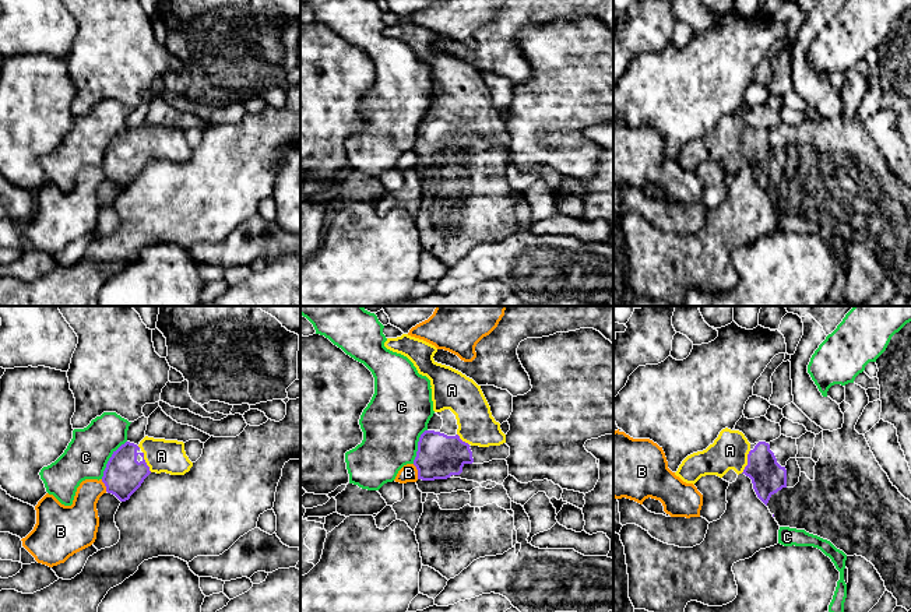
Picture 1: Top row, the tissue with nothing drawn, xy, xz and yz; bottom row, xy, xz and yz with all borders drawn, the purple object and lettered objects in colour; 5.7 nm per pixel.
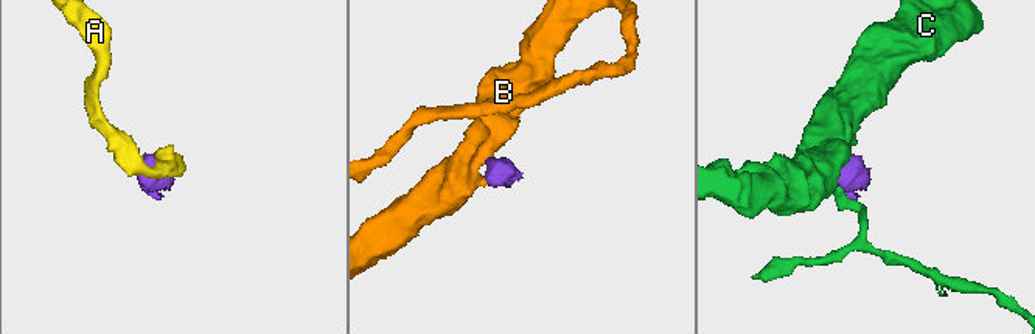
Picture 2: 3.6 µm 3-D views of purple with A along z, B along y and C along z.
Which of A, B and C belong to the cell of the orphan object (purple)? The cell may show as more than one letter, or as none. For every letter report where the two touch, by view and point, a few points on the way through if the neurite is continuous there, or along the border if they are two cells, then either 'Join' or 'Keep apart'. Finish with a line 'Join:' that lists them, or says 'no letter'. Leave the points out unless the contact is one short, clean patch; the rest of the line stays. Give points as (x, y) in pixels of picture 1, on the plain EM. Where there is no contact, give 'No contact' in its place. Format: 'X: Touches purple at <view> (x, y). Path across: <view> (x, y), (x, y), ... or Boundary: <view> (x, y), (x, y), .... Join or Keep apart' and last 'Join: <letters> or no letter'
A: Touches purple at yz (748, 148). Path across: yz (767, 164), (748, 148), (730, 137). Join
B: Touches purple at xz (418, 158). Keep apart
C: Touches purple at xy (109, 147). Keep apart
Join: A

